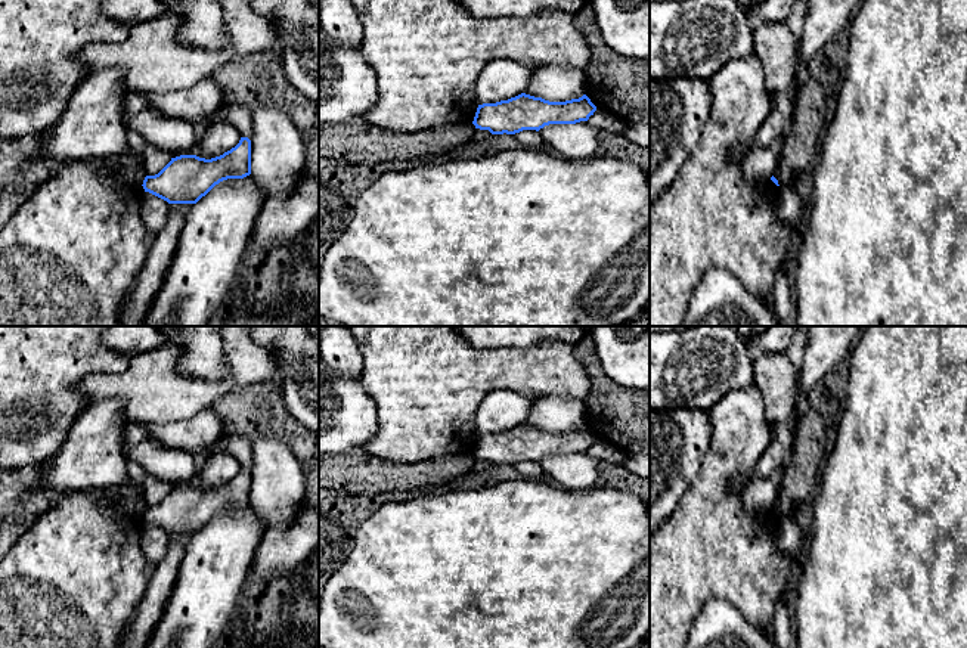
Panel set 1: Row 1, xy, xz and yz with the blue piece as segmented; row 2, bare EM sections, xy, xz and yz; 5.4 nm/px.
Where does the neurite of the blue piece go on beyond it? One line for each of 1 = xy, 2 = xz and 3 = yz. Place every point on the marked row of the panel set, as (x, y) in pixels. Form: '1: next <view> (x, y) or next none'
1: next none
2: next none
3: next none

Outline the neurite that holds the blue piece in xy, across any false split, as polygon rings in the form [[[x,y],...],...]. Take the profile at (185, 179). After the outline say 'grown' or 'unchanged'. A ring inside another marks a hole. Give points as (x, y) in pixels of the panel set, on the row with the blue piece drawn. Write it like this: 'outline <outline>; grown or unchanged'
outline [[[241,137],[235,148],[211,159],[196,155],[171,158],[158,174],[146,176],[142,186],[168,204],[196,204],[220,182],[250,174],[251,140]]]; unchanged

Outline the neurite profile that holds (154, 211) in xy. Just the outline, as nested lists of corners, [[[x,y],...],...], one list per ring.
[[[143,192],[140,217],[143,224],[154,233],[161,232],[168,221],[170,204],[149,192]]]

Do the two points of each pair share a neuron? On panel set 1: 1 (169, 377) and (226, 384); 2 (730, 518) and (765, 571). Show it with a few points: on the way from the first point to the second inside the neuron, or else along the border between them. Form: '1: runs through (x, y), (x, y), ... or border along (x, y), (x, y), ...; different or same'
1: runs through (183, 388), (211, 388); same
2: runs through (730, 532), (730, 536), (752, 558); same

